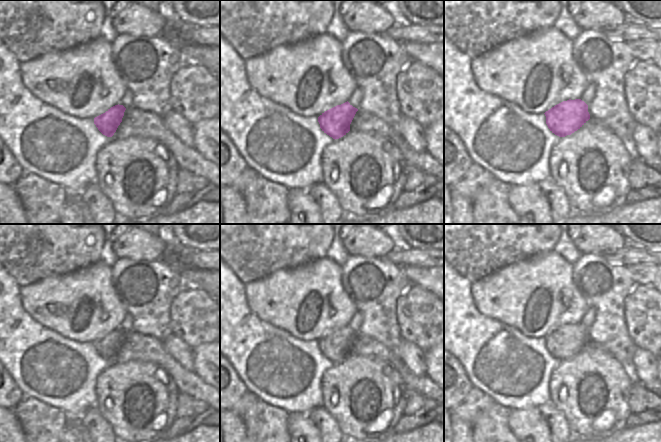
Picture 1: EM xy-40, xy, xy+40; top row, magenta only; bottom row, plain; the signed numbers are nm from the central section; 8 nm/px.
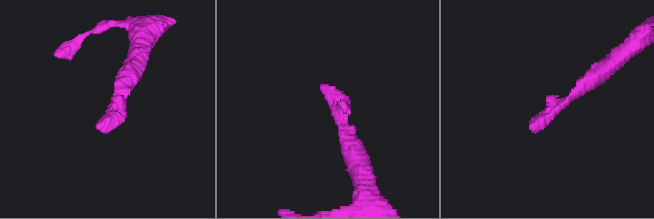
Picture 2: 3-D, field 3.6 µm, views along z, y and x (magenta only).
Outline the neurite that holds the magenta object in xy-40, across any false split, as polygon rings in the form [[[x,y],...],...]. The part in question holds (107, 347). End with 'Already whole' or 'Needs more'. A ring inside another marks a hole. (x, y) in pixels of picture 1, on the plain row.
[[[115,329],[105,337],[95,341],[94,348],[103,359],[112,361],[122,346],[125,334],[123,329]]]. Already whole.

